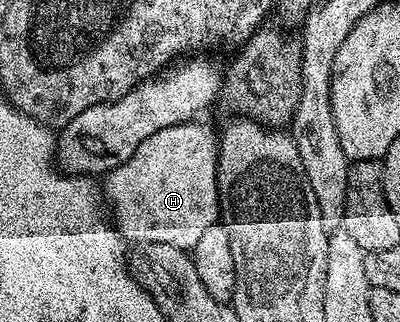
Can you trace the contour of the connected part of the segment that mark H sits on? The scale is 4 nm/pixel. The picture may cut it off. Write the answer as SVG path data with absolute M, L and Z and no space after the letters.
M201 122L167 126L159 134L151 134L127 162L104 177L103 196L113 207L112 223L126 241L134 245L157 242L192 250L199 237L218 223L219 136L207 125L197 123Z

